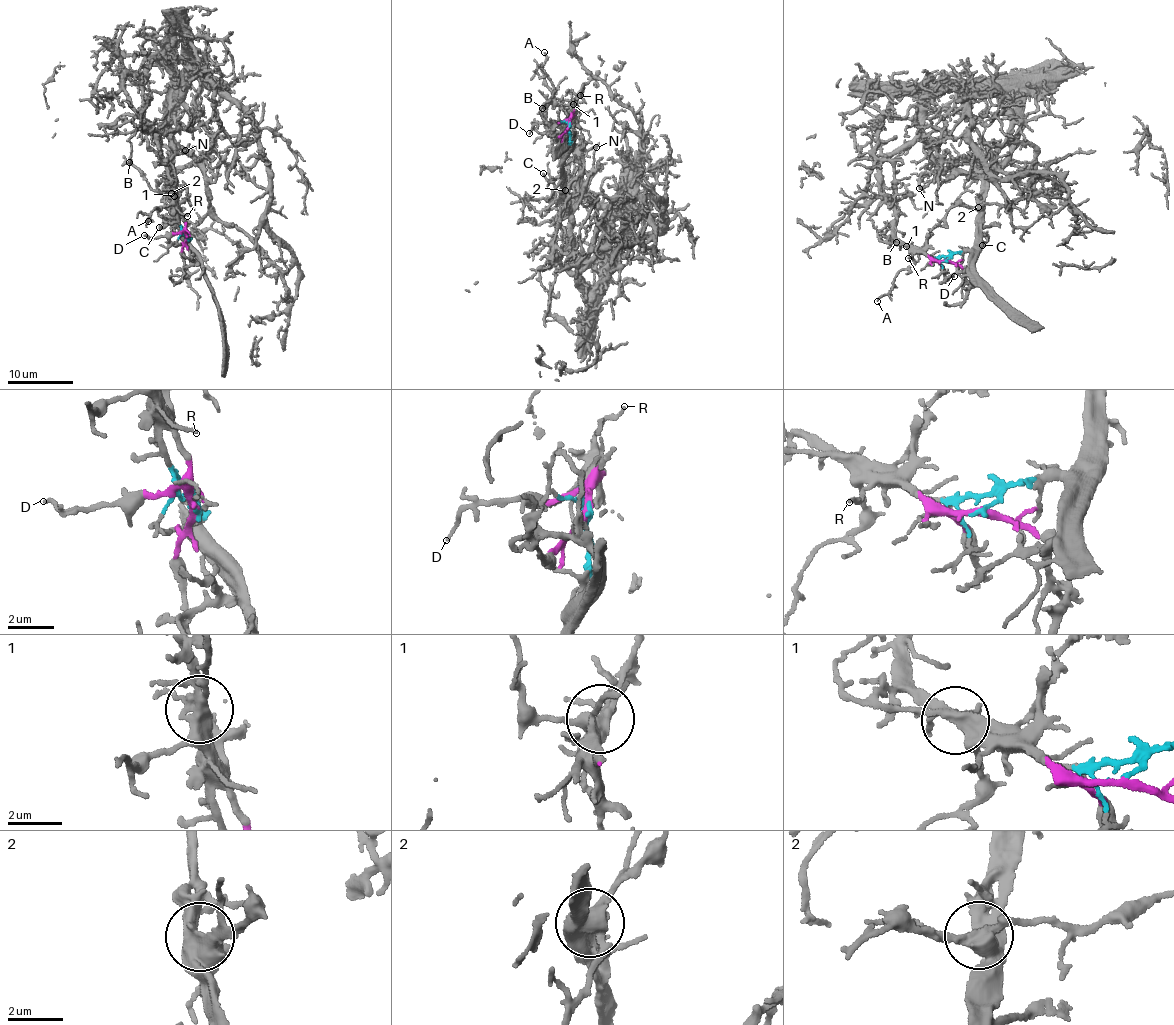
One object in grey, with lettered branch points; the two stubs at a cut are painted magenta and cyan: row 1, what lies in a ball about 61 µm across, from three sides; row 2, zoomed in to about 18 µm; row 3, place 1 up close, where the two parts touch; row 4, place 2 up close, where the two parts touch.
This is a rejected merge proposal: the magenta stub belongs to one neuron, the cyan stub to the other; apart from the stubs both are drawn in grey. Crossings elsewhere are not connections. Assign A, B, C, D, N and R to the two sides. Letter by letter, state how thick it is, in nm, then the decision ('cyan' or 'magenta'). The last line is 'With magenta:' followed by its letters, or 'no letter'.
A: 150 nm | magenta
B: 130 nm | magenta
C: 190 nm | cyan
D: 130 nm | magenta
N: 100 nm | cyan
R: 160 nm | magenta
With magenta: A, B, D, R

